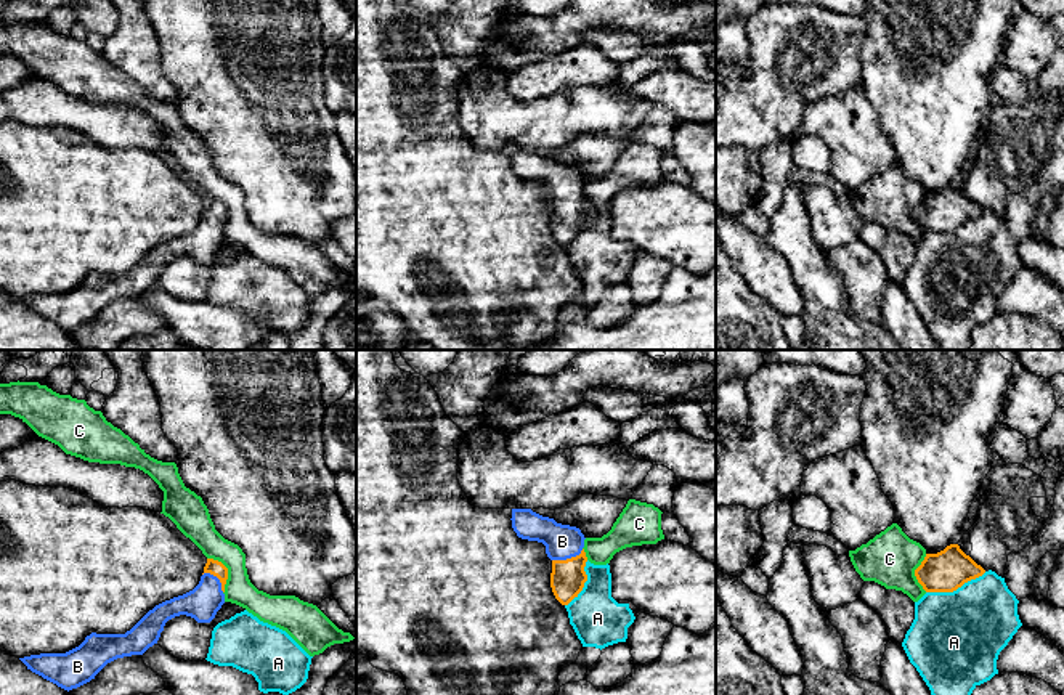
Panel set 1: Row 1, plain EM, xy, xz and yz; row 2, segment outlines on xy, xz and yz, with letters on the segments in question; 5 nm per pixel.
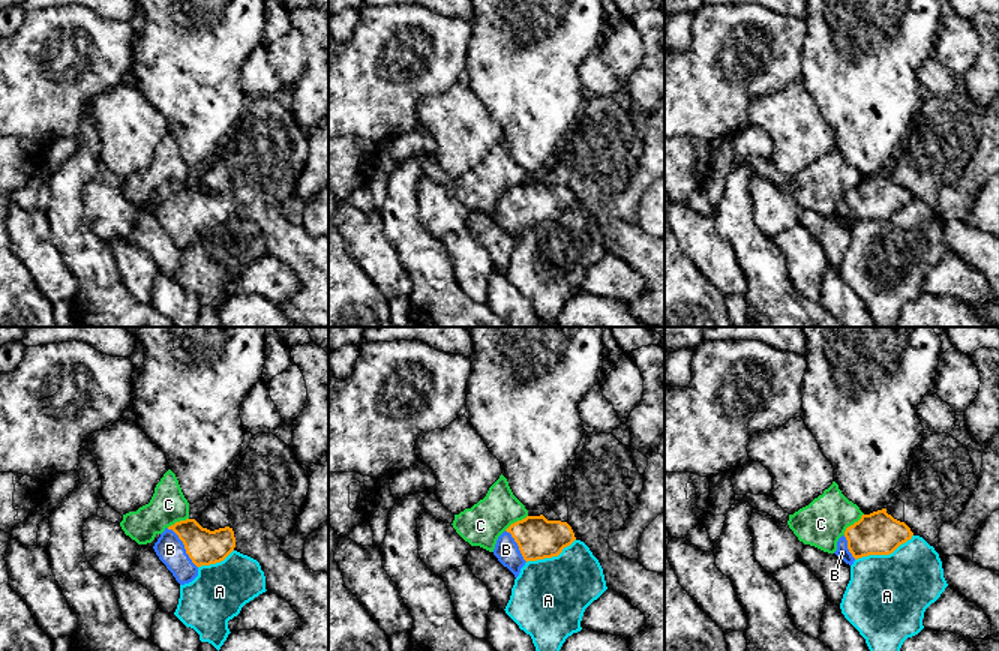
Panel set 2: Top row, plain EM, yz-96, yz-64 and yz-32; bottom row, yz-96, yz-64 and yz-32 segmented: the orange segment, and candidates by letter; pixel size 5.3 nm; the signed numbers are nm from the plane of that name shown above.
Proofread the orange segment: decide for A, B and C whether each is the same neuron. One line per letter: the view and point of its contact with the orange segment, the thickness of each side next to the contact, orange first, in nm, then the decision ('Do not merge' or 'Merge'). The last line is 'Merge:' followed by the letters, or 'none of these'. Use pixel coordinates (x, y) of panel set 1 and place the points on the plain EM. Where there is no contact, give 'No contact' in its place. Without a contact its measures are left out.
A: Touches orange at yz (955, 230). Thickness 200 nm (orange) against 460 nm. Do not merge
B: Touches orange at xz (567, 199). Thickness 180 nm (orange) against 180 nm. Merge
C: Touches orange at xy (227, 212). Thickness 80 nm (orange) against 140 nm. Do not merge
Merge: B

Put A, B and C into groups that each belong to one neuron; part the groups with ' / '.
A / B / C

